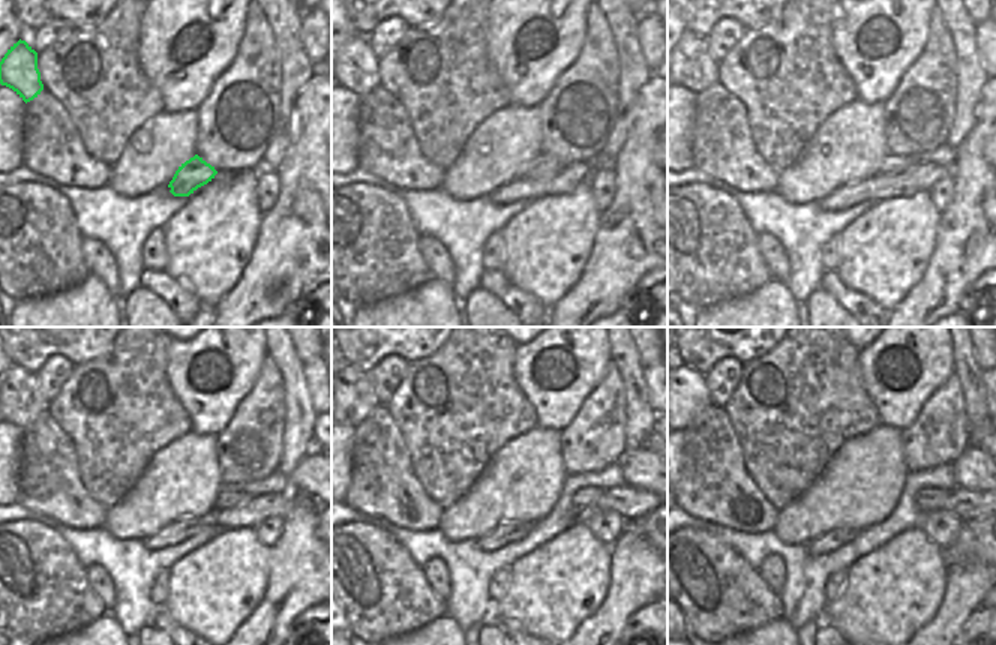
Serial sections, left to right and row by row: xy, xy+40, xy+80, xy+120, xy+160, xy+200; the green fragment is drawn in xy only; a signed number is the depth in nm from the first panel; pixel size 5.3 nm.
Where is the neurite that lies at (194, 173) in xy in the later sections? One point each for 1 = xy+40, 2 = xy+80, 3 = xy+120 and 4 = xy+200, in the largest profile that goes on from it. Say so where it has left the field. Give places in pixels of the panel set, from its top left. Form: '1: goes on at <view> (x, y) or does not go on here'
1: goes on at xy+40 (543, 167)
2: goes on at xy+80 (893, 164)
3: goes on at xy+120 (225, 500)
4: goes on at xy+200 (927, 500)

